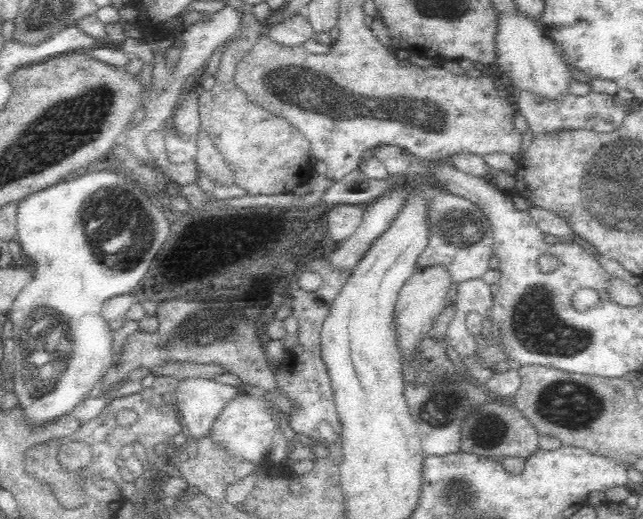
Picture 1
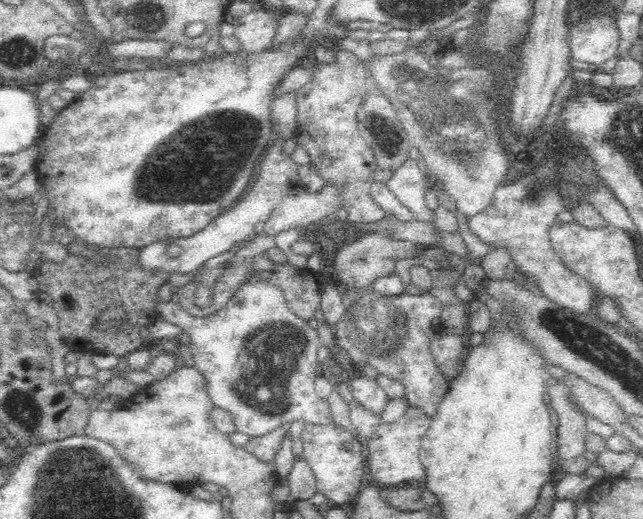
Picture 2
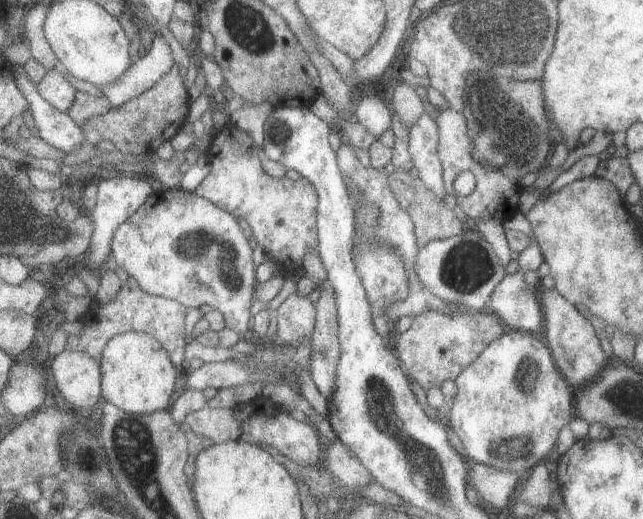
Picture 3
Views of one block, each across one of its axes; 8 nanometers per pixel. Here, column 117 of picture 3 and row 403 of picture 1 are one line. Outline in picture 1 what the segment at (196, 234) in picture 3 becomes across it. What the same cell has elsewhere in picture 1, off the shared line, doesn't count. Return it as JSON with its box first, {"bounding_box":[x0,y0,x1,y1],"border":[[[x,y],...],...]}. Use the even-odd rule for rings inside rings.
{"bounding_box":[210,394,276,464],"border":[[[240,394],[234,398],[234,402],[226,406],[226,410],[222,410],[220,418],[214,422],[210,432],[212,432],[212,438],[224,444],[234,456],[258,464],[272,454],[272,438],[274,438],[276,426],[274,426],[272,410],[264,400],[250,394]]]}

